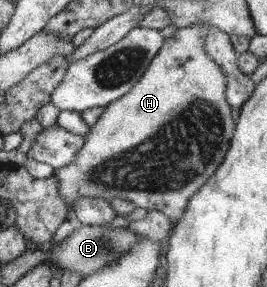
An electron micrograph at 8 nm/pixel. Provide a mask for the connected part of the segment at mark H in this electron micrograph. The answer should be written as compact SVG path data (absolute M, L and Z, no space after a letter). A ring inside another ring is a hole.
M212 24L194 25L178 29L172 38L164 42L137 84L106 107L105 113L90 127L76 158L68 166L54 170L52 179L56 192L66 201L70 212L68 219L74 221L74 203L84 196L107 201L112 198L129 200L140 208L160 209L170 220L180 219L188 200L208 182L224 160L235 131L232 109L225 98L226 73L203 48L205 28Z

